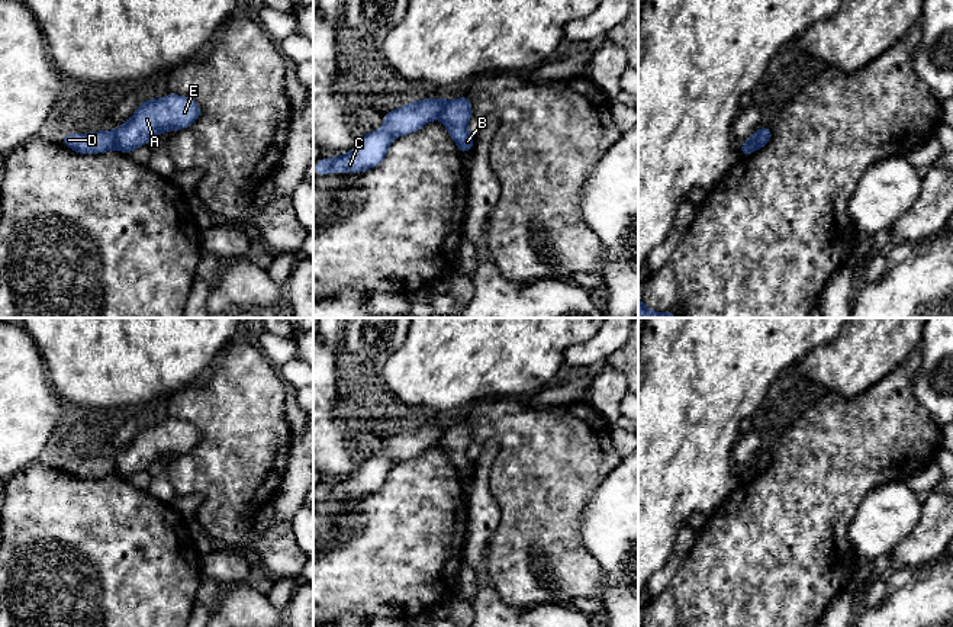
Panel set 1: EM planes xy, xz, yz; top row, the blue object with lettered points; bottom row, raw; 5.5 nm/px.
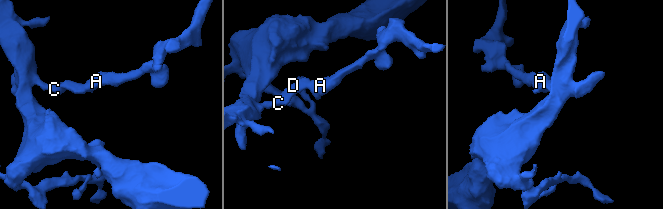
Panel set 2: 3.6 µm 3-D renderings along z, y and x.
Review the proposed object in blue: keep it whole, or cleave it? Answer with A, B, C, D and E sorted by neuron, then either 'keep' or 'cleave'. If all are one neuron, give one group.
groups A B E / C D; cleave

